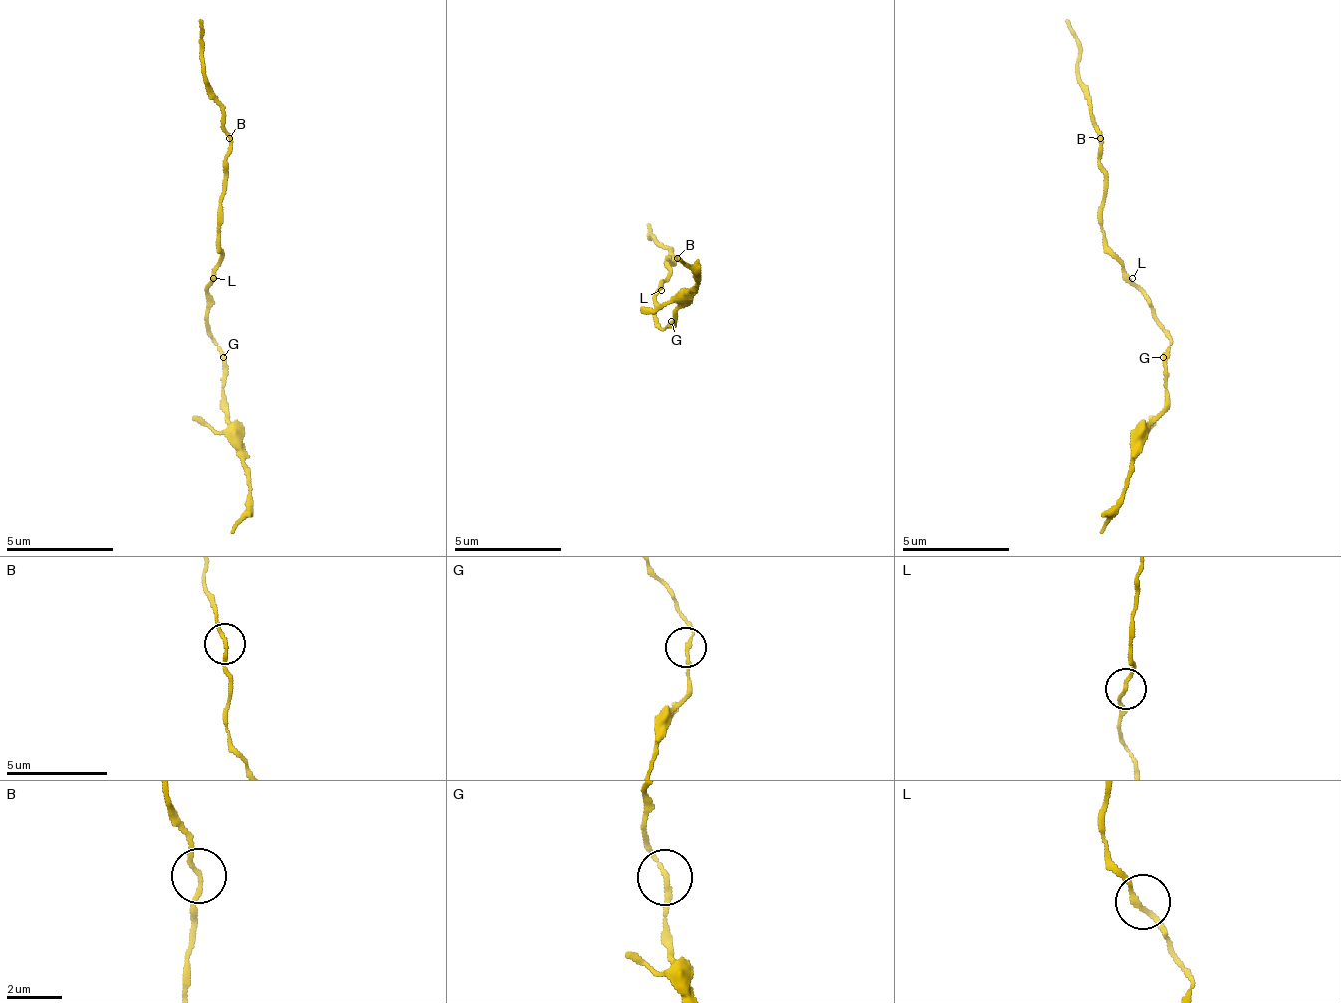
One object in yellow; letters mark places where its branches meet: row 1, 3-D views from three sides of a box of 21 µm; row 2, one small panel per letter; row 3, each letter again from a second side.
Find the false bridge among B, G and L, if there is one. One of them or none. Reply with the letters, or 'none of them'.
none of them

